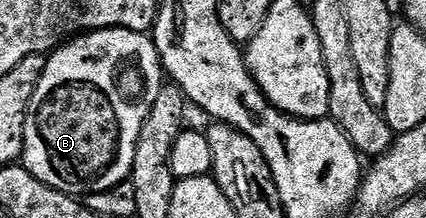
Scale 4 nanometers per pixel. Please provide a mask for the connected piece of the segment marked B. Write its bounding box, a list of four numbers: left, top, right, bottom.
[24,29,165,199]

